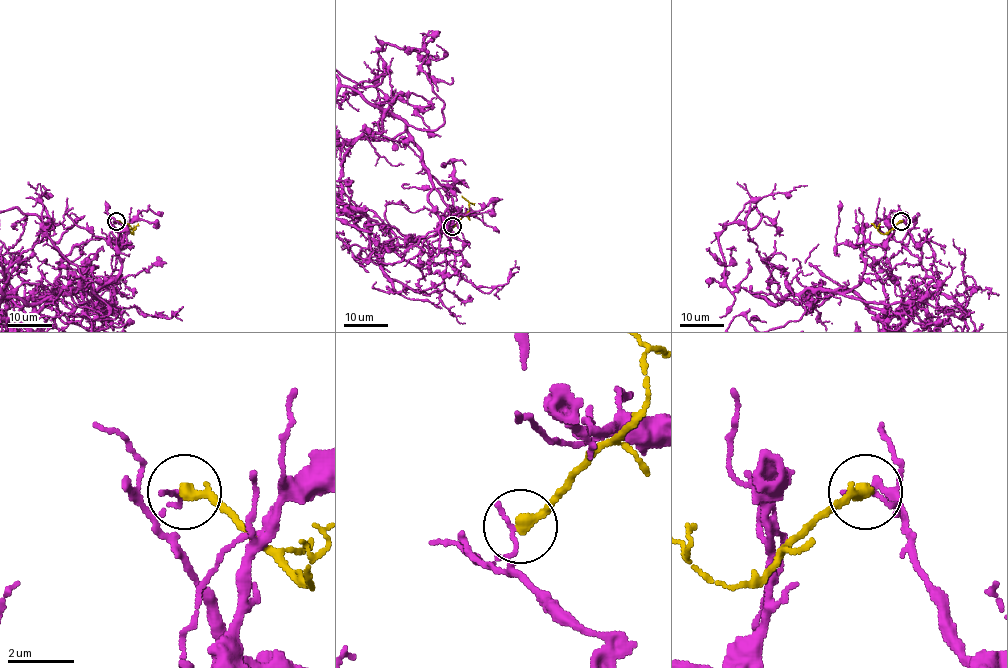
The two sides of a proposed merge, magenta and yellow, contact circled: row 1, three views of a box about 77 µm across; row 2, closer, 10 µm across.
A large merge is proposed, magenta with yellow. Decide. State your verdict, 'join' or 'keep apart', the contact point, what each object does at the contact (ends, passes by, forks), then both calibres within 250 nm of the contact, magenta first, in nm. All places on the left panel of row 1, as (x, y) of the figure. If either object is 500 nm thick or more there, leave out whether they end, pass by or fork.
keep apart | (116, 221) | magenta ends | yellow ends | 140/360 nm

